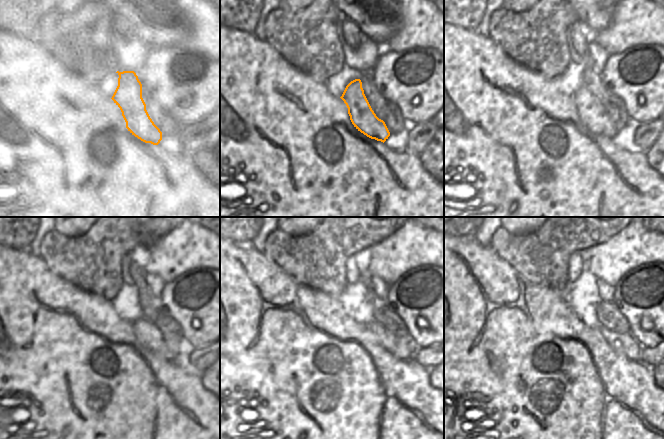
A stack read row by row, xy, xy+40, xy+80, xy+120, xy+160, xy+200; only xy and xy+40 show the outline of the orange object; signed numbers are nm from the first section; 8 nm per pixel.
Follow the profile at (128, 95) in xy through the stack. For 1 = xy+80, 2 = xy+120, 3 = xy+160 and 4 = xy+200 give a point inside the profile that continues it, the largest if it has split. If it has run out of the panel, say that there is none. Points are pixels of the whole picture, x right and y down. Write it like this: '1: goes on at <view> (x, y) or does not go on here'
1: goes on at xy+80 (591, 112)
2: goes on at xy+120 (148, 335)
3: goes on at xy+160 (401, 347)
4: goes on at xy+200 (626, 343)

